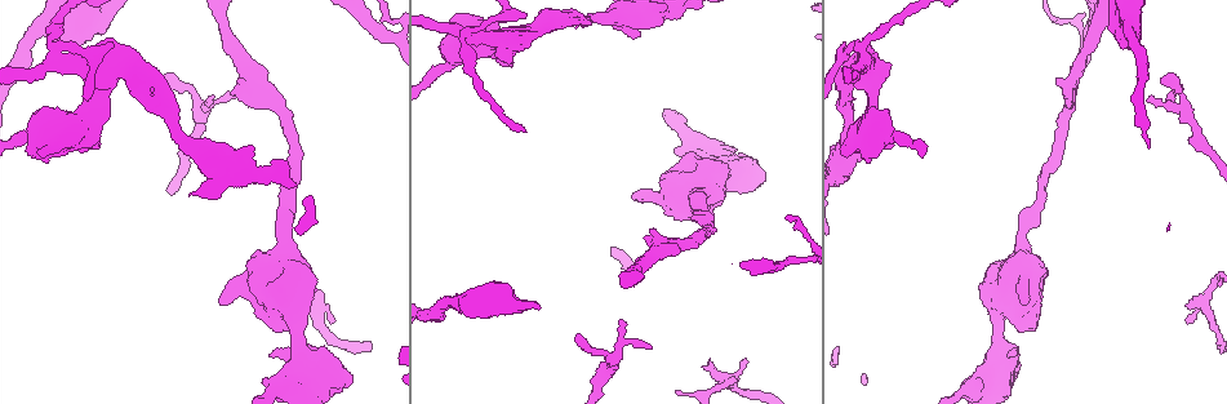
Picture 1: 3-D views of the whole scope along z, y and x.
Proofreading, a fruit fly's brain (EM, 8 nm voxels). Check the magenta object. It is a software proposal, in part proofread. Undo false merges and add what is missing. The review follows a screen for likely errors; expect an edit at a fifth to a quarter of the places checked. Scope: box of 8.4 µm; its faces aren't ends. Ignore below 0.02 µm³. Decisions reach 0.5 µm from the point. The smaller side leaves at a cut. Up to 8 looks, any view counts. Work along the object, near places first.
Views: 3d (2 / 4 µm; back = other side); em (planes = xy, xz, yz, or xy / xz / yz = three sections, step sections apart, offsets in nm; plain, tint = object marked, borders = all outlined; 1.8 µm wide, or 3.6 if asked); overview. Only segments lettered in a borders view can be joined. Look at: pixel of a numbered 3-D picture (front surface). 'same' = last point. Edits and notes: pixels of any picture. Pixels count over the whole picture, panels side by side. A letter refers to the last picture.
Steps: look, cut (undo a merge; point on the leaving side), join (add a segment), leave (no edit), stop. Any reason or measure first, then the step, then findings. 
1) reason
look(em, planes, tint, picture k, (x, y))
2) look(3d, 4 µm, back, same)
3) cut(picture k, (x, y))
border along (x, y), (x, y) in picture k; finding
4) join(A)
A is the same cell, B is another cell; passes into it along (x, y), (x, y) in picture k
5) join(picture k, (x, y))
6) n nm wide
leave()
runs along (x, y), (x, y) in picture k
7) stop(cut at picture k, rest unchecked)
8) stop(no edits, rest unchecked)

thick end
look(3d, 2 µm, back, picture 1, (286, 327))

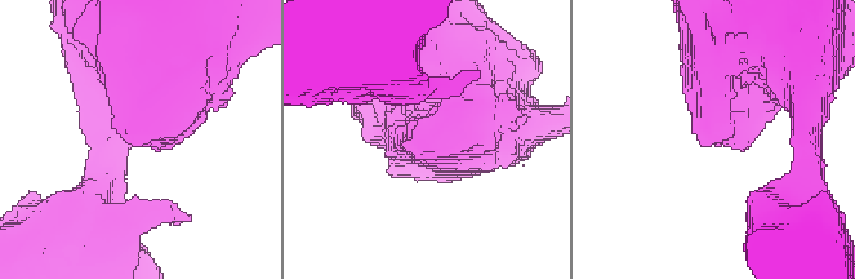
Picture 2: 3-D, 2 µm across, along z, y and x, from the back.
look(em, planes, tint, picture 2, (710, 142))

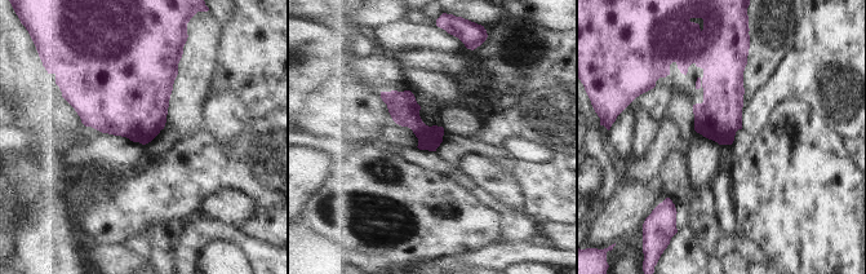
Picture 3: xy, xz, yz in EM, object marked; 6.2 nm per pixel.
look(em, planes, borders, same)

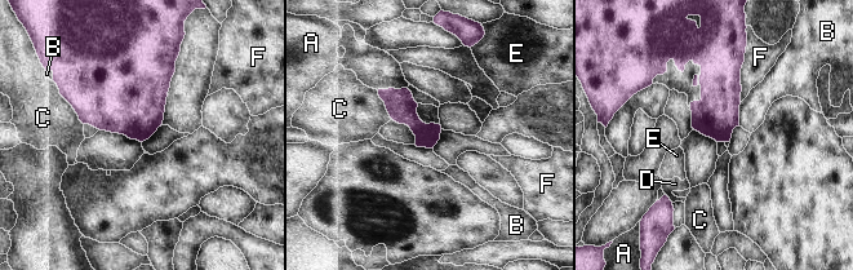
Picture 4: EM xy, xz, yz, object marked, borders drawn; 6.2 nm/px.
leave()
A, B, C, D, E and F are other cells; border along (741, 102), (738, 125) in picture 4; none of them fits

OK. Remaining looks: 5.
an open end
look(3d, 4 µm, picture 1, (574, 341))

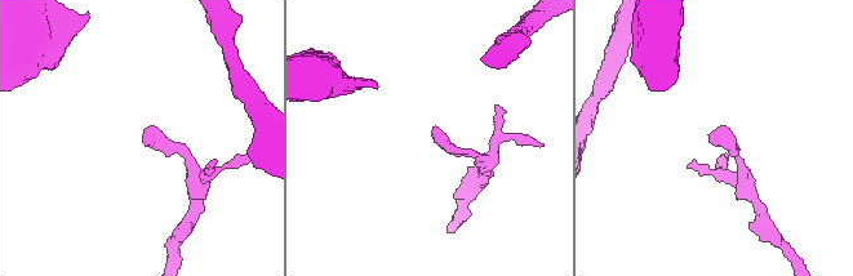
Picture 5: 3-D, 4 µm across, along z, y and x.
shape alone is not enough
look(em, planes, borders, picture 5, (432, 135))

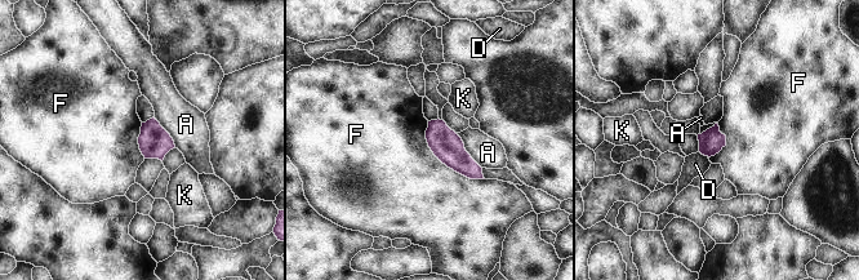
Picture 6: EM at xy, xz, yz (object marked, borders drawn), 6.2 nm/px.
leave()
A, D, F and K are other cells; no lettered segment goes on from it

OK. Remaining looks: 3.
branch stops here
look(3d, 4 µm, picture 1, (709, 360))

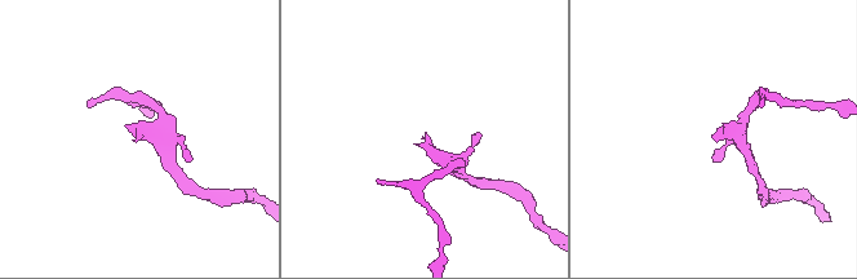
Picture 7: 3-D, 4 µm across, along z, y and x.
now the EM
look(em, 3.6 µm, planes, borders, picture 7, (133, 136))

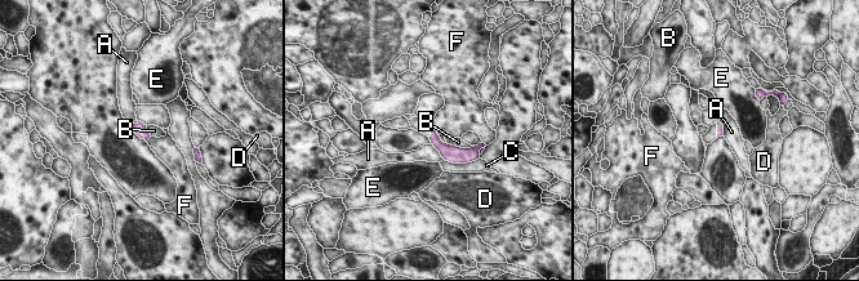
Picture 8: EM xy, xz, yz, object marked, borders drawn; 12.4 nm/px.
leave()
A, B, C, D, E and F are other cells; border along (430, 143), (444, 159) in picture 8; none of them fits

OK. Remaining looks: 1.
stop(no edits, rest unchecked)

